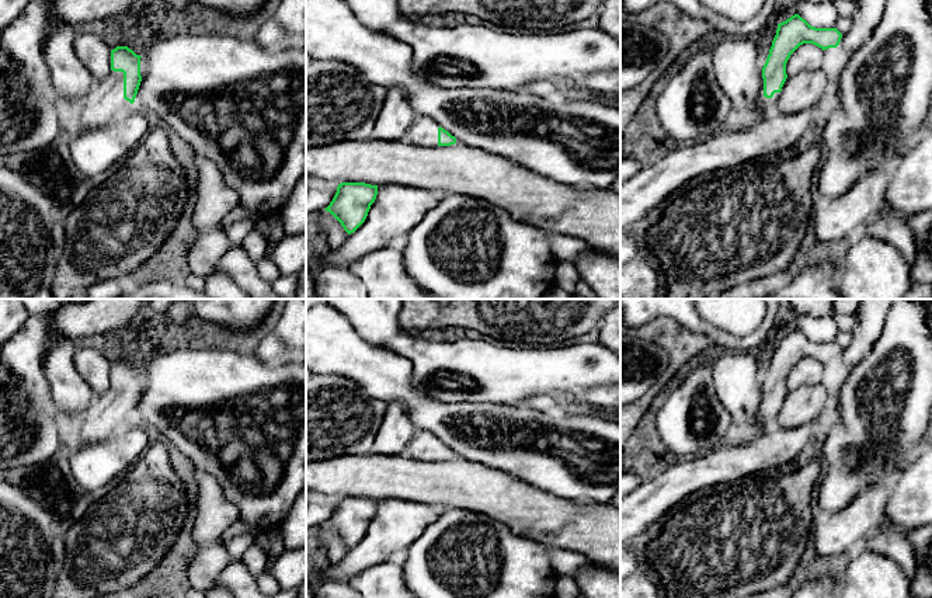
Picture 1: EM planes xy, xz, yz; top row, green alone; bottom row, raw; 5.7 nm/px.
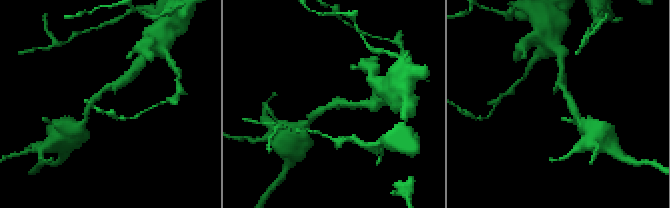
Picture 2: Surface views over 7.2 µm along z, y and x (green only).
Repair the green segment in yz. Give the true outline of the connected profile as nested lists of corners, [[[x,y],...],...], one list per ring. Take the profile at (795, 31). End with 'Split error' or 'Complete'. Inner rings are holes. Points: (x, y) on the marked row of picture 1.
[[[799,14],[778,24],[769,55],[762,67],[762,88],[755,109],[747,119],[761,119],[776,111],[776,102],[787,79],[786,63],[790,55],[803,44],[813,44],[823,51],[837,48],[842,34],[837,28],[811,27]]]. Split error

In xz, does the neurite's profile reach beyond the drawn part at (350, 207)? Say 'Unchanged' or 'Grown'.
Unchanged

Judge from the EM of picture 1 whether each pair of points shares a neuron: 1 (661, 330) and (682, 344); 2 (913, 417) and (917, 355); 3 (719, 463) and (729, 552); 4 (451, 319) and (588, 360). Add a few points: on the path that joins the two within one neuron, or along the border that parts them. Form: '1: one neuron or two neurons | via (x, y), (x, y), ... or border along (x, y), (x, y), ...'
1: one neuron | via (667, 333), (677, 341)
2: one neuron | via (913, 402), (917, 371)
3: two neurons | border along (754, 475), (698, 490), (691, 496)
4: two neurons | border along (557, 343), (527, 347)

